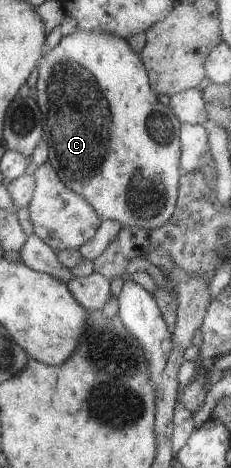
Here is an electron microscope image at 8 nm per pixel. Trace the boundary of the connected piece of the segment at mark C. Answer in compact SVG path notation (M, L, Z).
M76 28L73 33L61 37L52 49L45 49L37 61L37 75L37 95L35 95L37 105L41 109L45 109L49 105L49 113L45 113L45 125L43 125L45 141L47 141L47 149L49 149L47 161L53 167L53 171L61 183L84 197L102 220L113 220L122 226L135 226L144 230L152 230L163 225L173 213L178 192L178 177L183 173L179 161L180 121L168 107L164 107L157 100L157 96L148 82L148 75L140 55L128 44L128 40L109 32L85 31Z

